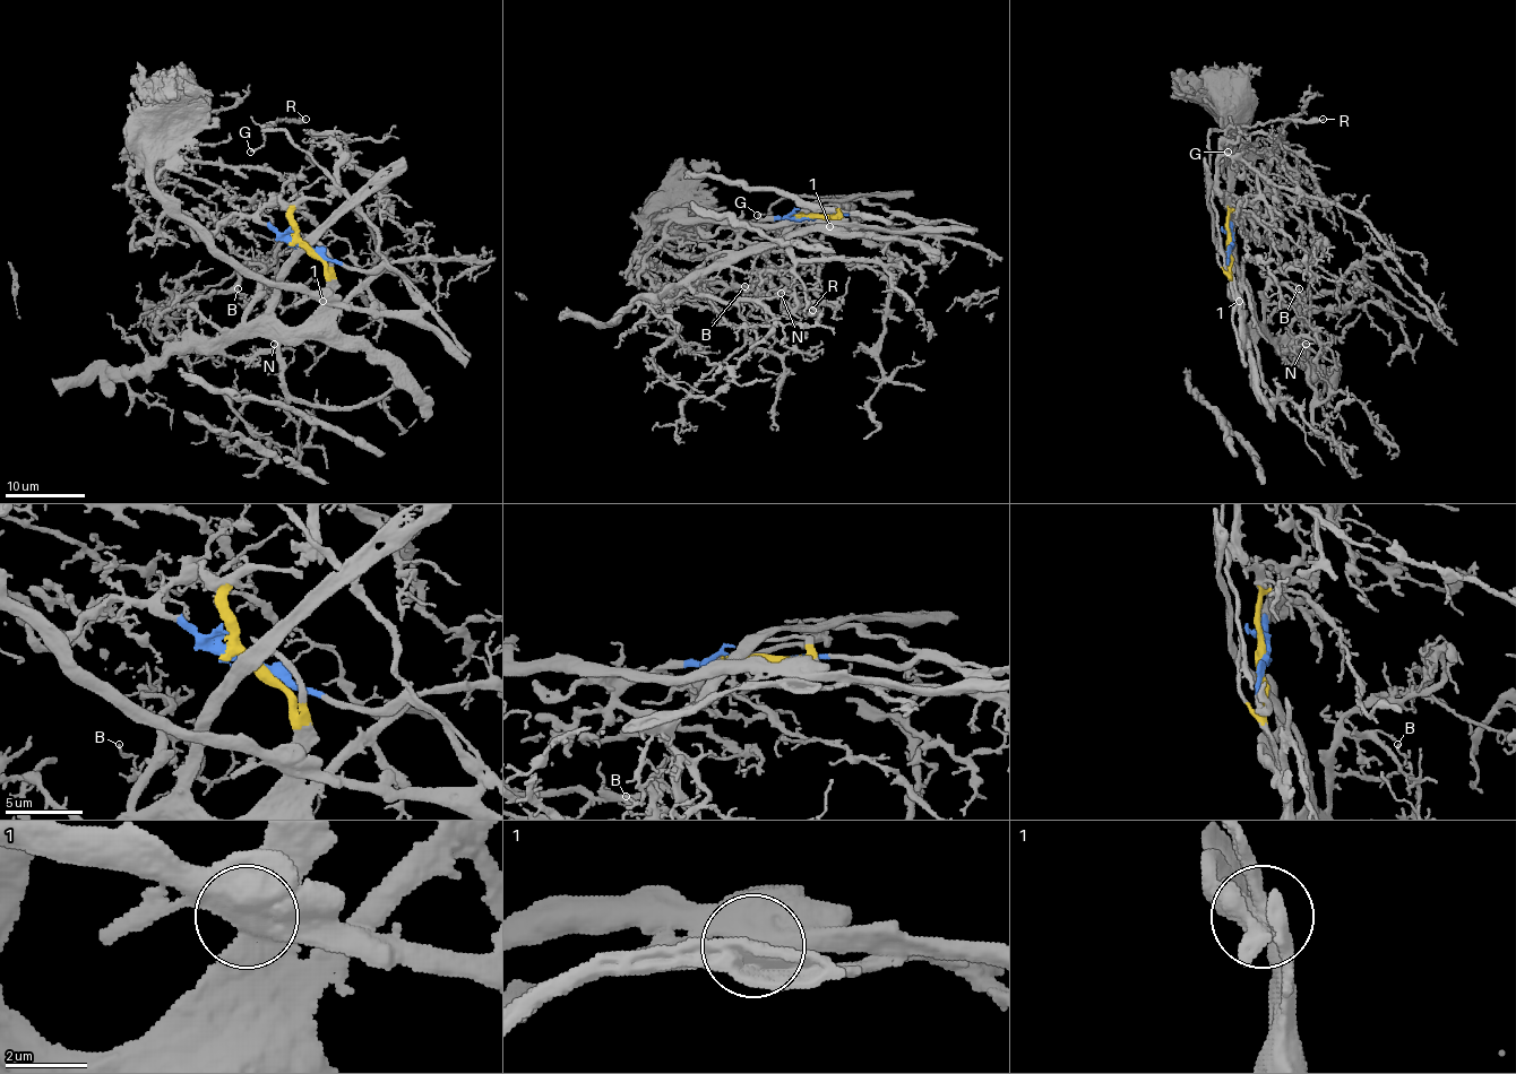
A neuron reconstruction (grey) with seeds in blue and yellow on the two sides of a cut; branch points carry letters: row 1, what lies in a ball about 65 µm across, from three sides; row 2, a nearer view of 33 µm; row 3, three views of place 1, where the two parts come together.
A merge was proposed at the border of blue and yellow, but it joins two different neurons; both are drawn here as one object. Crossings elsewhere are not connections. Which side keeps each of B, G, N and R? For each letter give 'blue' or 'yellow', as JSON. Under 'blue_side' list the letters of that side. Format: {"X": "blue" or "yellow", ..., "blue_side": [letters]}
{"B": "yellow", "G": "blue", "N": "yellow", "R": "blue", "blue_side": ["G", "R"]}

